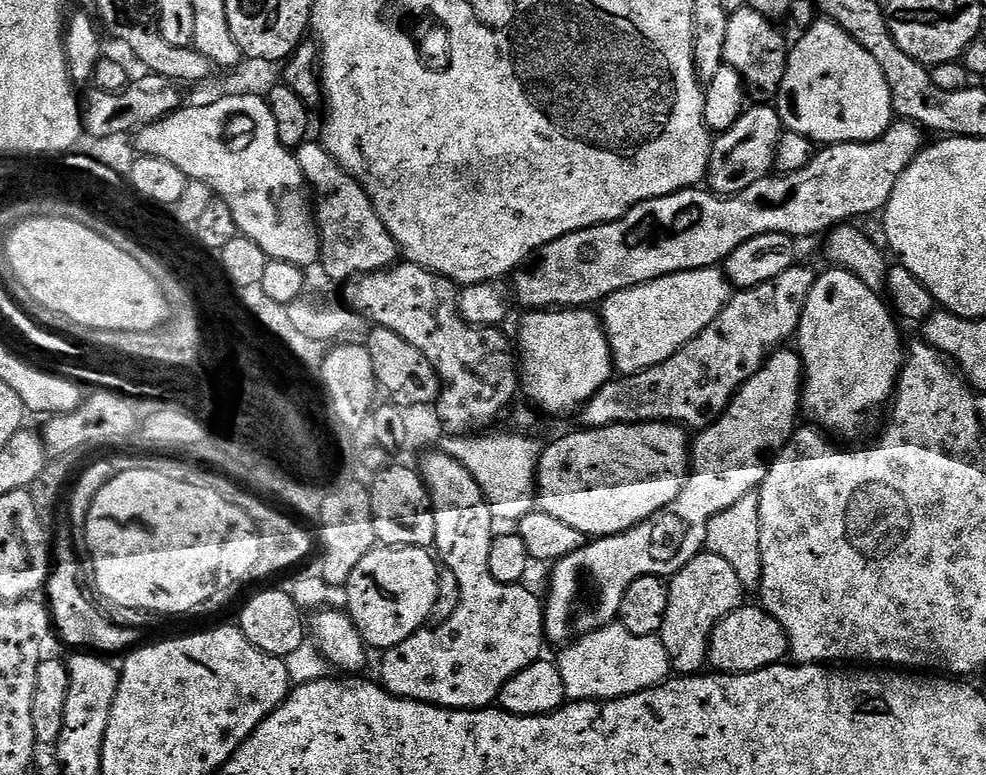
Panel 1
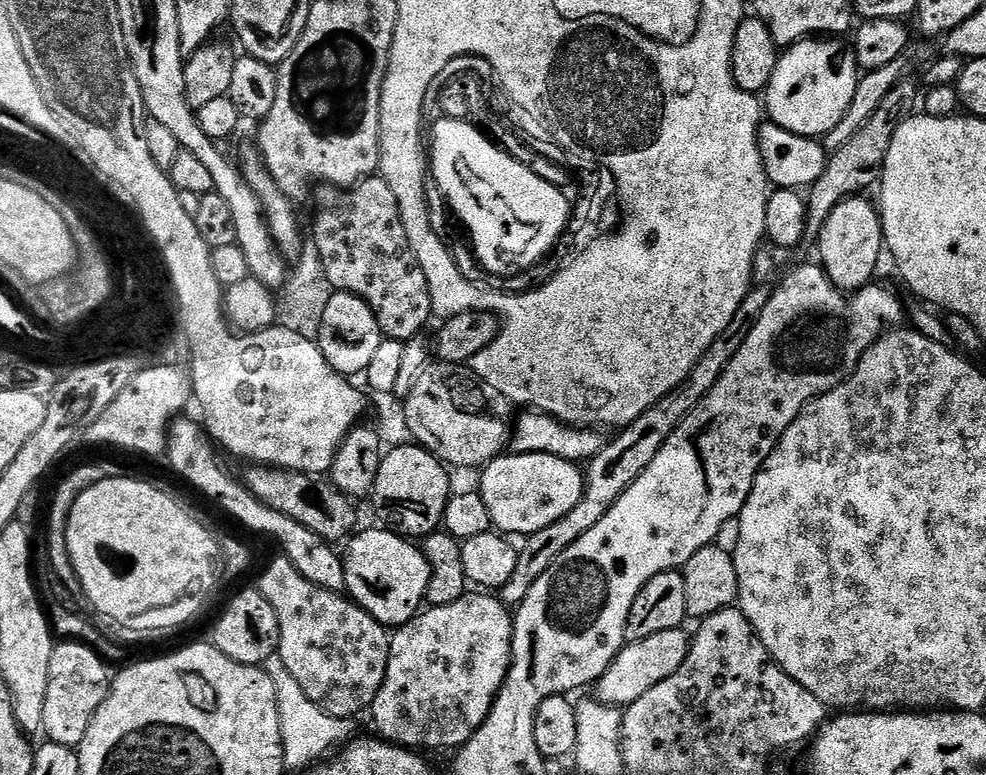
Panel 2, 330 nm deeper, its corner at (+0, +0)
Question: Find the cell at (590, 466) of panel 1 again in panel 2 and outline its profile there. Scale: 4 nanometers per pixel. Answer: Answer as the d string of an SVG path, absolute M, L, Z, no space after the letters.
M501 454L484 465L479 476L478 491L486 502L486 510L490 510L493 529L512 538L530 537L538 530L546 530L546 526L558 522L558 518L566 518L566 514L570 514L570 510L578 506L584 493L585 473L581 465L571 460L554 458L550 454Z

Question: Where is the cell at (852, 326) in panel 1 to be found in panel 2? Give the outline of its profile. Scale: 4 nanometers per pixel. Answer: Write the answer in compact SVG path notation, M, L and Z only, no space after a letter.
M863 195L853 196L844 200L830 214L826 220L826 226L820 232L819 263L824 273L832 280L832 285L842 292L849 294L866 288L873 283L876 267L880 264L880 252L885 251L884 227L880 221L880 213L877 205L872 204Z

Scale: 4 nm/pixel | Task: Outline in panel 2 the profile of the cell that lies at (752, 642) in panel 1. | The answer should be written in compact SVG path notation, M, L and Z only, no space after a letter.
M683 627L674 630L662 630L662 634L650 634L645 640L634 640L625 643L614 658L614 662L600 675L594 685L595 699L602 704L627 706L633 704L646 690L658 686L658 682L666 682L670 674L686 662L686 654L690 643L689 633L684 633Z

